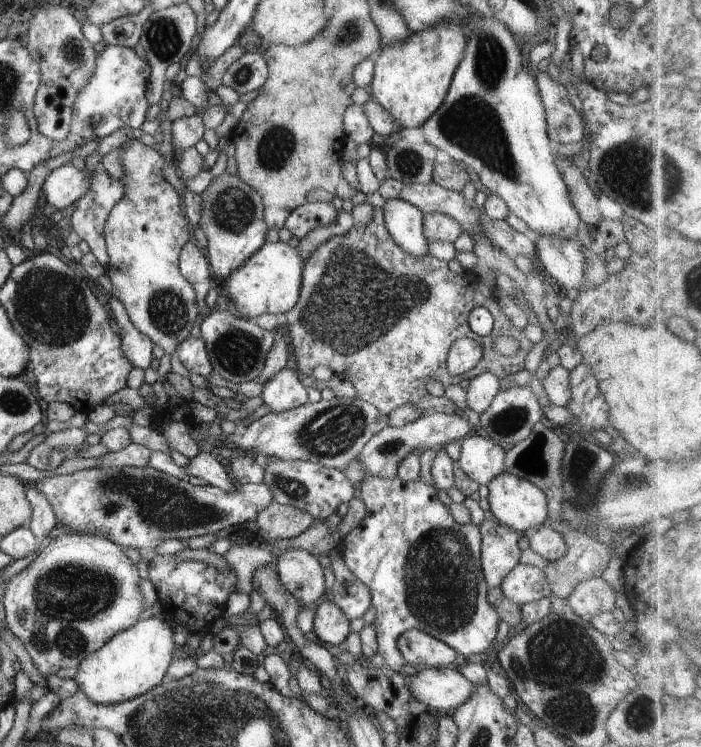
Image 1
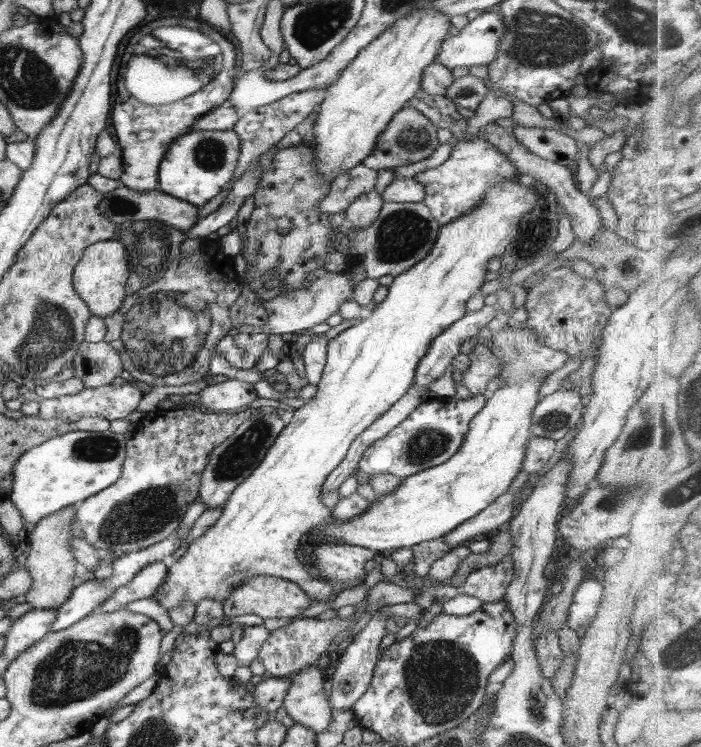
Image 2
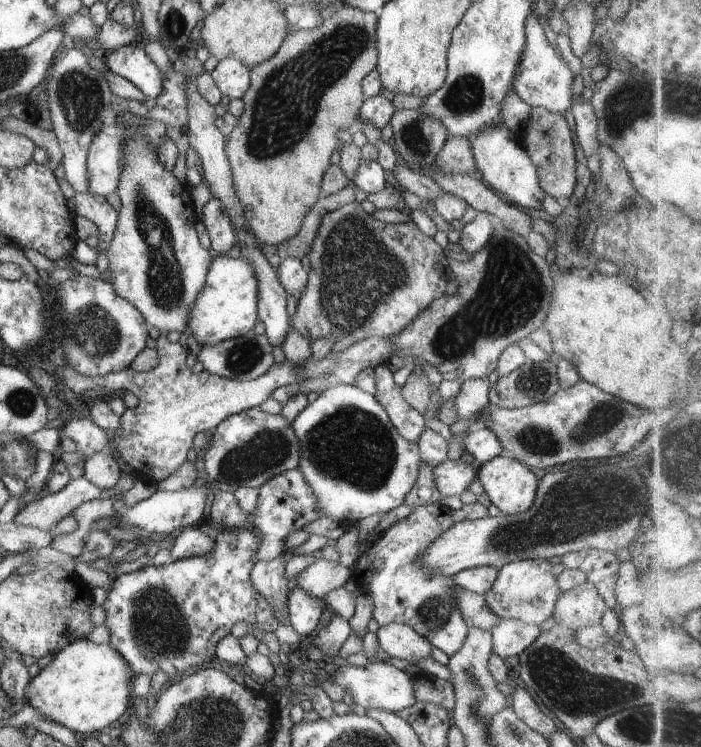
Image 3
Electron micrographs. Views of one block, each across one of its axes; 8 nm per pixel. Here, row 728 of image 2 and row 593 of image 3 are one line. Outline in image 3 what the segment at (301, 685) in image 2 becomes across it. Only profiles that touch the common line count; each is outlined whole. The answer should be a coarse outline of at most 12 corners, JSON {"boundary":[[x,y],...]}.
{"boundary":[[323,557],[297,574],[297,585],[323,599],[351,574]]}

